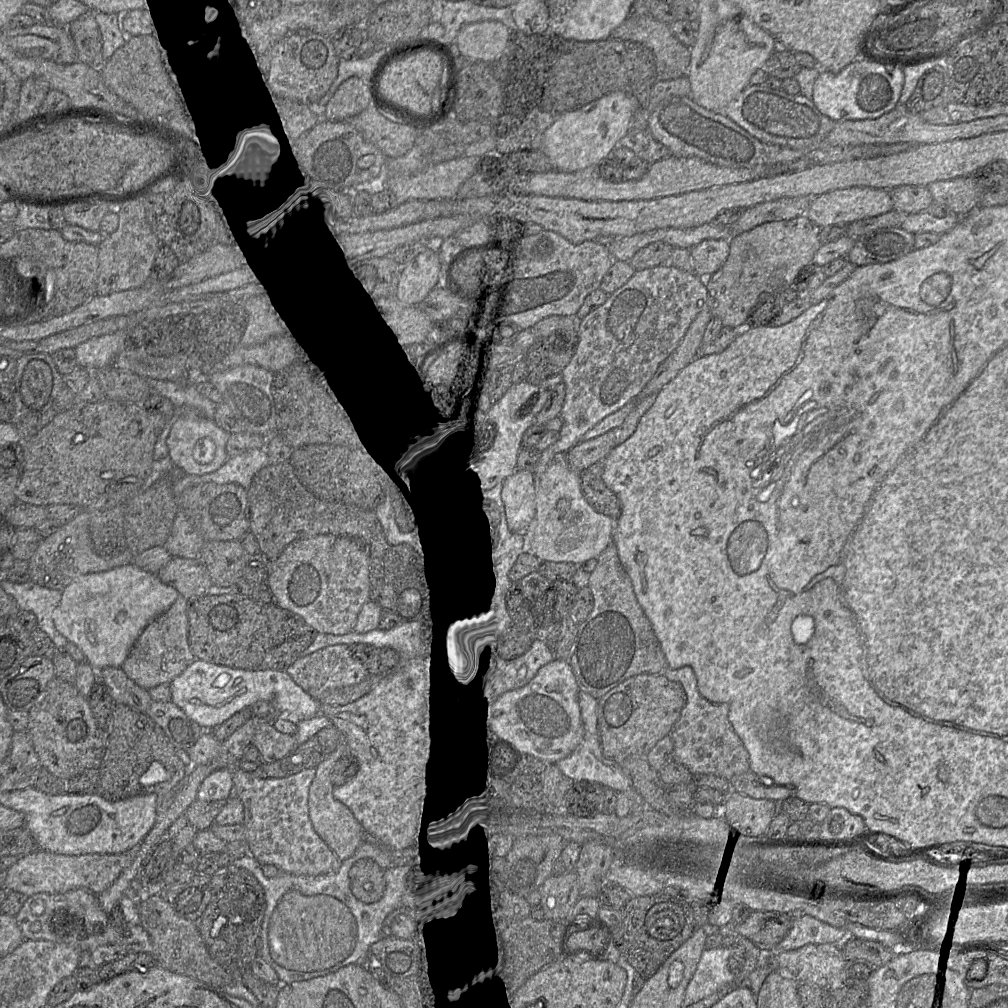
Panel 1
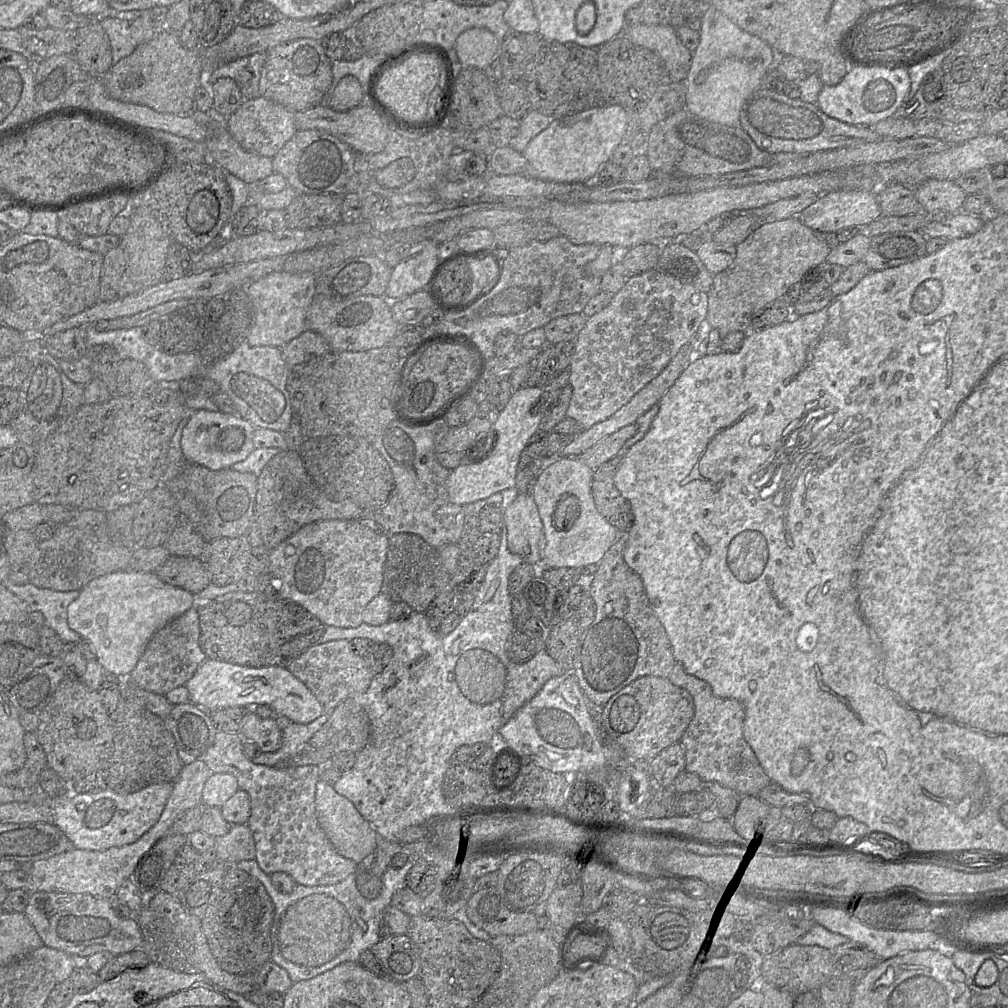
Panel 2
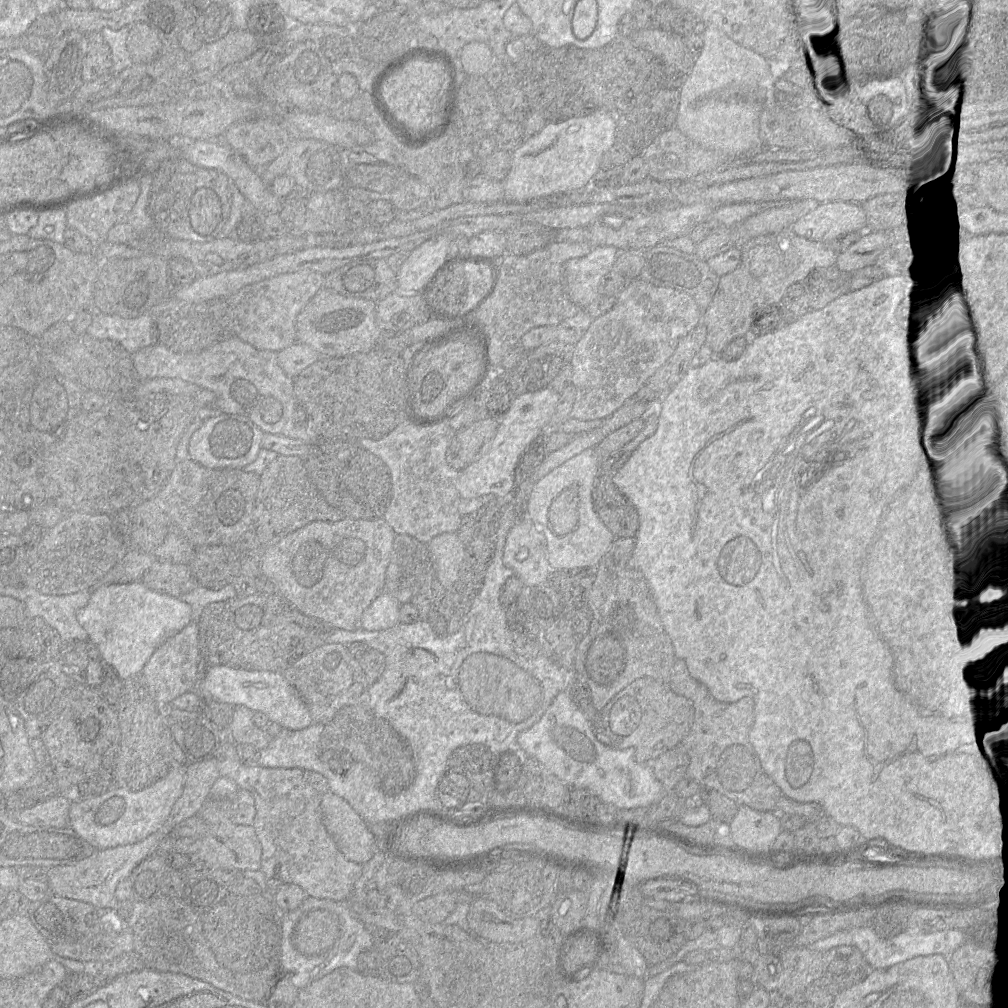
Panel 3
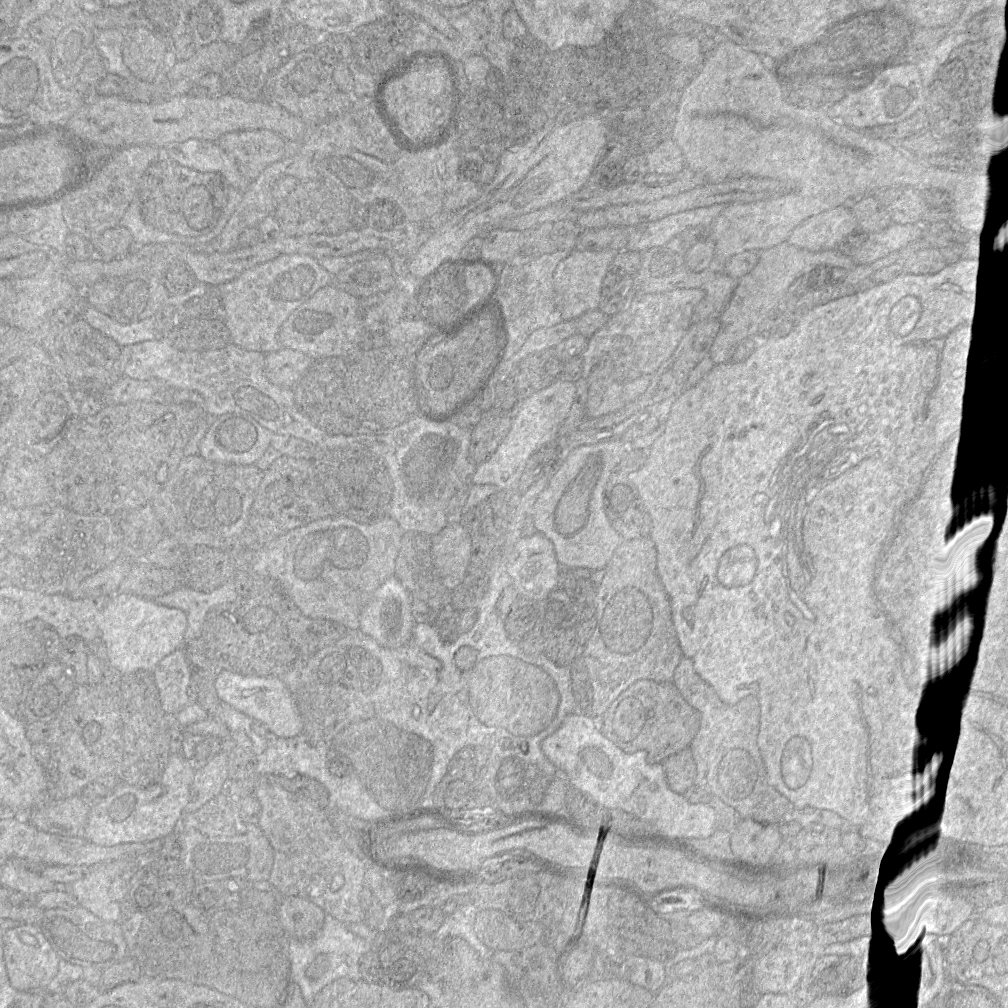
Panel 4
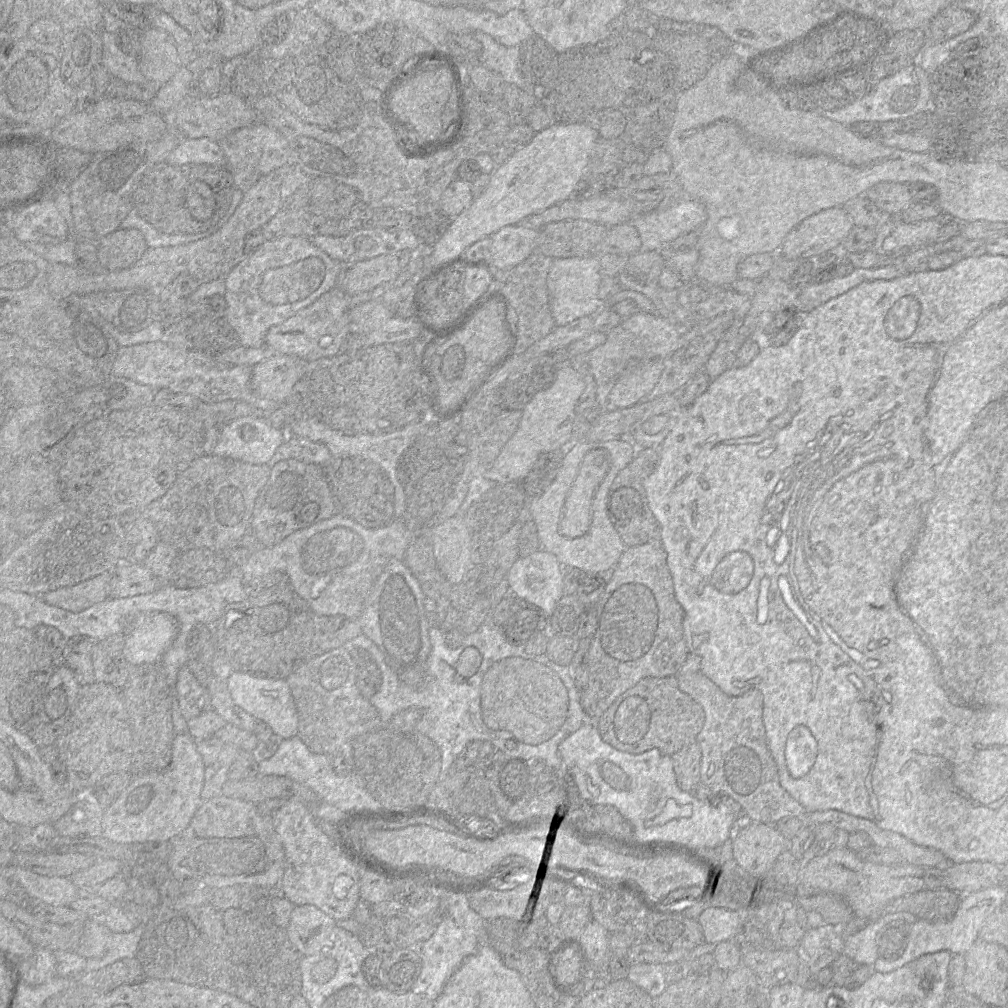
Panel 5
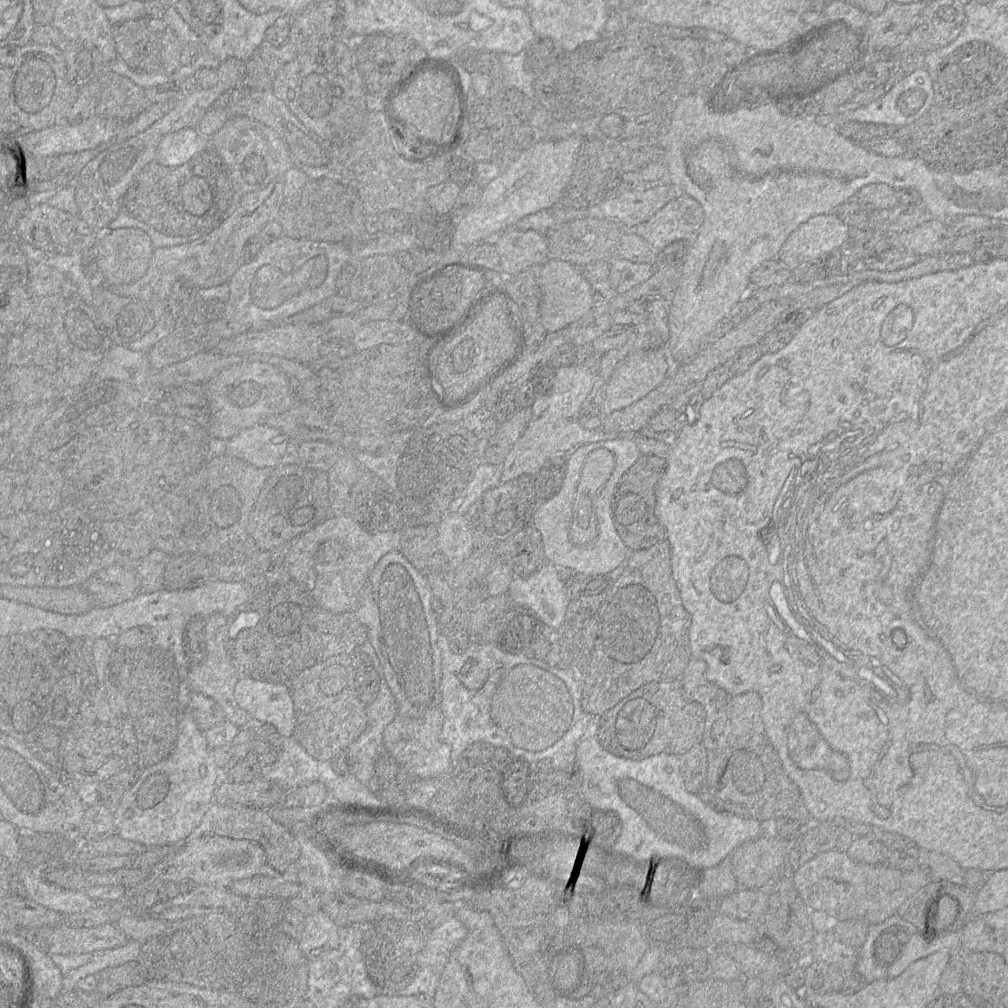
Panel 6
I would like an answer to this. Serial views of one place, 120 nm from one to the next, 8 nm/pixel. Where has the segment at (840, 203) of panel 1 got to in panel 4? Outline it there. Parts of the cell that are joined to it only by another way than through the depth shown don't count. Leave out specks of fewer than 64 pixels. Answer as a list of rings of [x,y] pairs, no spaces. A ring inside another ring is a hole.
[[[841,205],[802,221],[786,242],[811,252],[833,250],[856,228],[858,223],[850,207]]]

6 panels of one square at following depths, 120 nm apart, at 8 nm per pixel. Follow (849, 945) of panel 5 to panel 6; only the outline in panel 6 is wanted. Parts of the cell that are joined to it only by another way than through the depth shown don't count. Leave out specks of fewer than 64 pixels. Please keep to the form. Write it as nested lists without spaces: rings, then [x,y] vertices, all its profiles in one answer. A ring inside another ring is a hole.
[[[897,913],[880,924],[870,925],[864,944],[858,949],[858,961],[855,966],[855,971],[866,983],[887,977],[888,967],[876,961],[875,943],[879,935],[891,926],[901,926],[910,936],[917,932],[912,923],[904,920]]]

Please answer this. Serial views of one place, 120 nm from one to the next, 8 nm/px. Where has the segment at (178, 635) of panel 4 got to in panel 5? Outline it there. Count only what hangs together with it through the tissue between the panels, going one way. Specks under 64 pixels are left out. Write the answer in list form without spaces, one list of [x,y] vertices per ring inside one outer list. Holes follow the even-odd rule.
[[[149,612],[137,616],[126,633],[122,655],[131,665],[160,662],[172,644],[178,626],[164,612]]]

